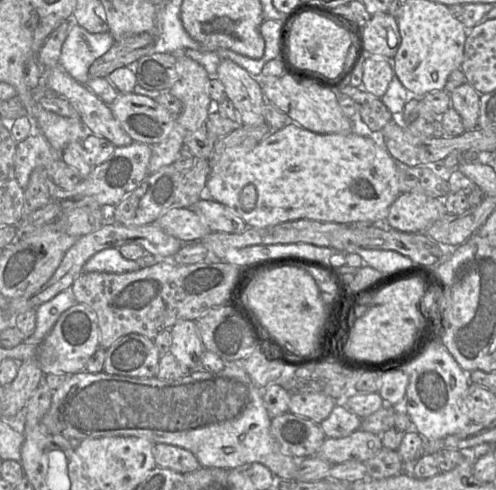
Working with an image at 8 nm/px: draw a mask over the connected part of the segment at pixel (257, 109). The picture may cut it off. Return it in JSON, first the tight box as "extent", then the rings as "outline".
{"extent":[216,59,266,126],"outline":[[[221,59],[216,77],[224,85],[225,96],[233,104],[240,125],[257,126],[266,123],[263,116],[265,97],[262,92],[260,78],[252,76],[246,69],[230,59]]]}

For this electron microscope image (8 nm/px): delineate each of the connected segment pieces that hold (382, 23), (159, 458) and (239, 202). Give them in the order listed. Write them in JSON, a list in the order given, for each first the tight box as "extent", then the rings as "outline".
[{"extent":[363,12,400,59],"outline":[[[388,12],[372,15],[363,28],[363,54],[392,59],[400,47],[397,19]]]},{"extent":[153,444,201,474],"outline":[[[154,444],[153,455],[157,467],[171,469],[181,474],[196,471],[201,467],[195,455],[181,447]]]},{"extent":[205,123,400,228],"outline":[[[297,123],[271,131],[255,148],[225,149],[218,163],[211,168],[205,185],[207,197],[232,209],[247,227],[253,228],[267,228],[299,219],[385,225],[389,208],[400,194],[398,163],[377,136],[360,131],[318,134]]]}]

